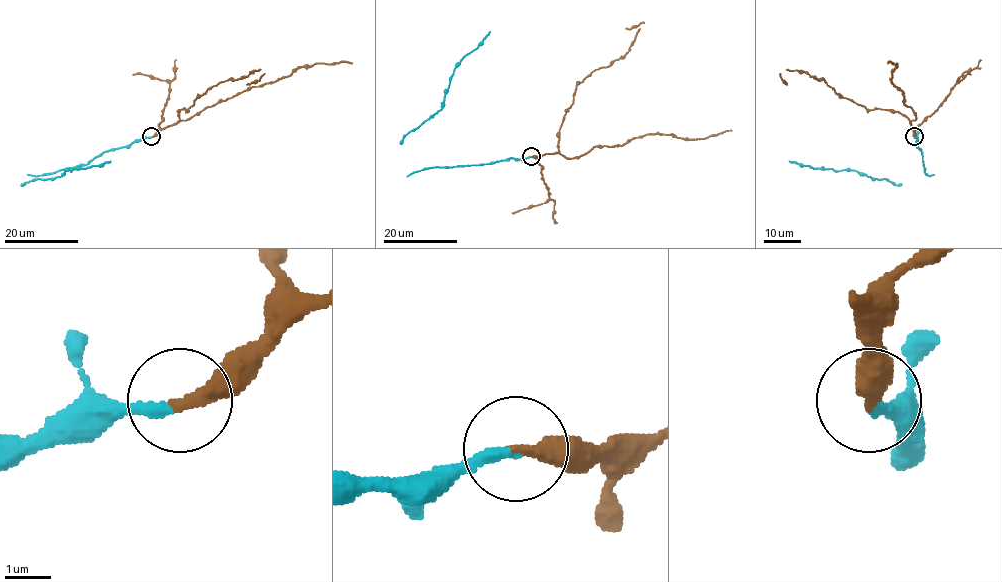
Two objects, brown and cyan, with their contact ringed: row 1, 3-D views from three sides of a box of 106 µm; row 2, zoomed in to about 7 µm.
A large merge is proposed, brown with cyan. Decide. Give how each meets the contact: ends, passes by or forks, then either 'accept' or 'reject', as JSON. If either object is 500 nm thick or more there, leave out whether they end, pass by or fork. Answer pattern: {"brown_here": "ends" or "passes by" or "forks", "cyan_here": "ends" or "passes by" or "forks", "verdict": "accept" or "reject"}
{"brown_here": "ends", "cyan_here": "ends", "verdict": "accept"}

